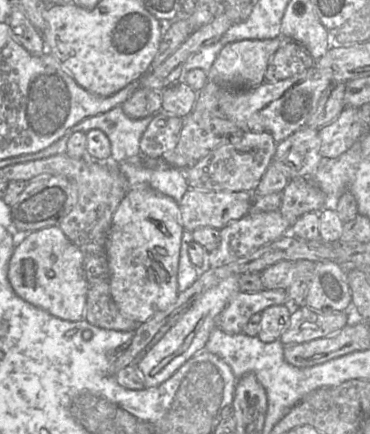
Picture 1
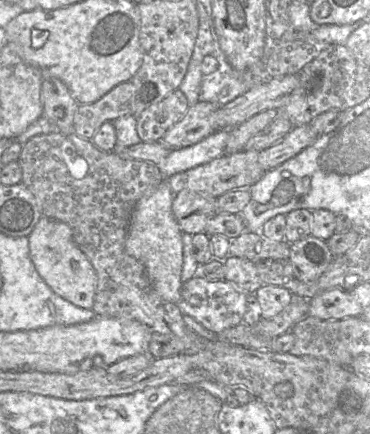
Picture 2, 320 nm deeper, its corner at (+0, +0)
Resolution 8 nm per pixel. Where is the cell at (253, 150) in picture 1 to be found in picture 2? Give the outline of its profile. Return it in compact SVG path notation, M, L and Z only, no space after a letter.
M265 110L244 123L231 128L224 149L224 154L234 154L244 150L246 143L251 137L266 128L280 113L280 110Z

